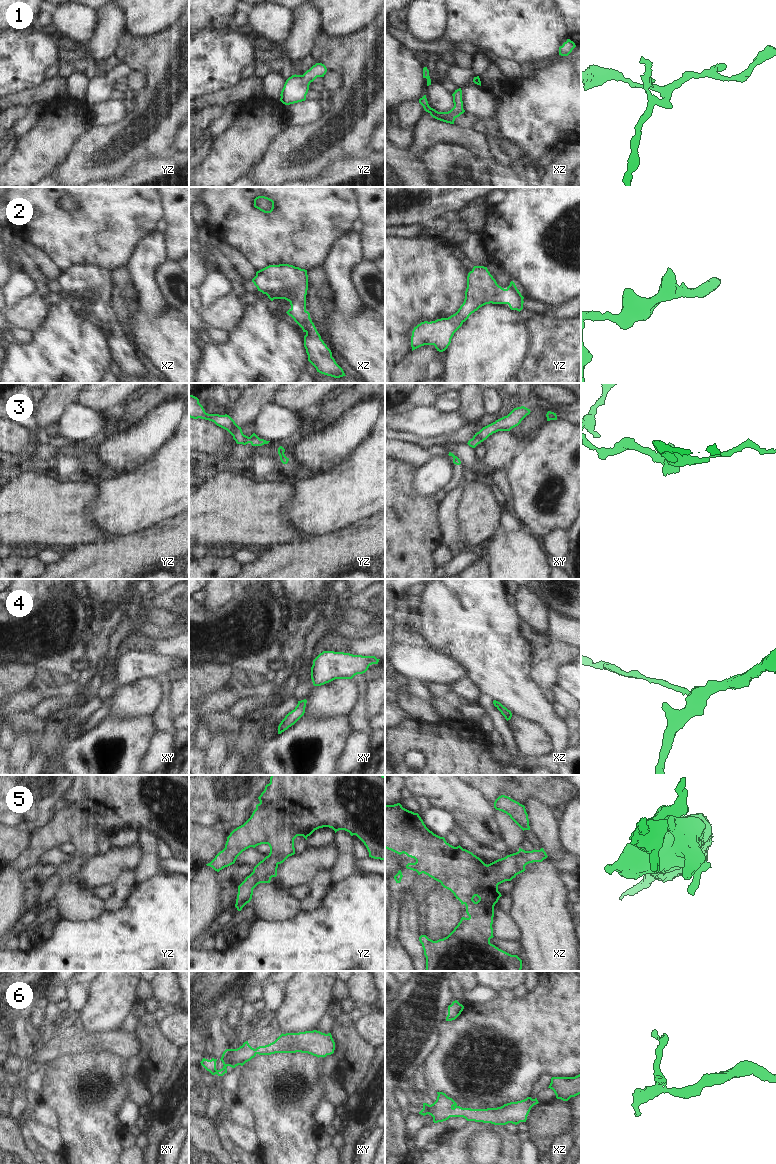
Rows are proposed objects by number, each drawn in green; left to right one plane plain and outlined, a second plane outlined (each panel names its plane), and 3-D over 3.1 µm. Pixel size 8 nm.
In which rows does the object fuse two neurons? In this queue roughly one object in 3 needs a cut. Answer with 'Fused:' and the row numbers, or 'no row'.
Fused: no row.

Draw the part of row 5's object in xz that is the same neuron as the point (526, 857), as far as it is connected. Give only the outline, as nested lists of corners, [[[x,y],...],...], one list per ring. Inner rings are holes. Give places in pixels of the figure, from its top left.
[[[400,803],[385,805],[385,848],[414,858],[416,862],[408,863],[407,869],[416,871],[418,875],[424,873],[440,882],[466,906],[469,917],[462,917],[447,937],[437,941],[426,935],[419,937],[426,957],[425,971],[521,971],[522,960],[517,955],[511,955],[490,943],[494,937],[494,906],[502,896],[498,885],[524,872],[527,864],[546,859],[548,856],[543,848],[532,851],[519,848],[518,852],[487,865],[472,852],[460,845],[454,847],[444,837],[434,834],[418,813],[403,808]]]

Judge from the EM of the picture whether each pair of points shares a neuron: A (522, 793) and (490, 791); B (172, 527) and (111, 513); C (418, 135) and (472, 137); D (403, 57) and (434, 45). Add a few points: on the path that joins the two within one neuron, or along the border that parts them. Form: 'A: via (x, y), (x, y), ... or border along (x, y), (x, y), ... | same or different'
A: via (514, 789), (498, 789) | same
B: border along (178, 514), (137, 533) | different
C: via (431, 135), (459, 135) | same
D: border along (395, 37), (409, 50) | different

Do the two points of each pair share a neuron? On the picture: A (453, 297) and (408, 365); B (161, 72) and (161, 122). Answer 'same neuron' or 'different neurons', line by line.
A: different neurons
B: same neuron

